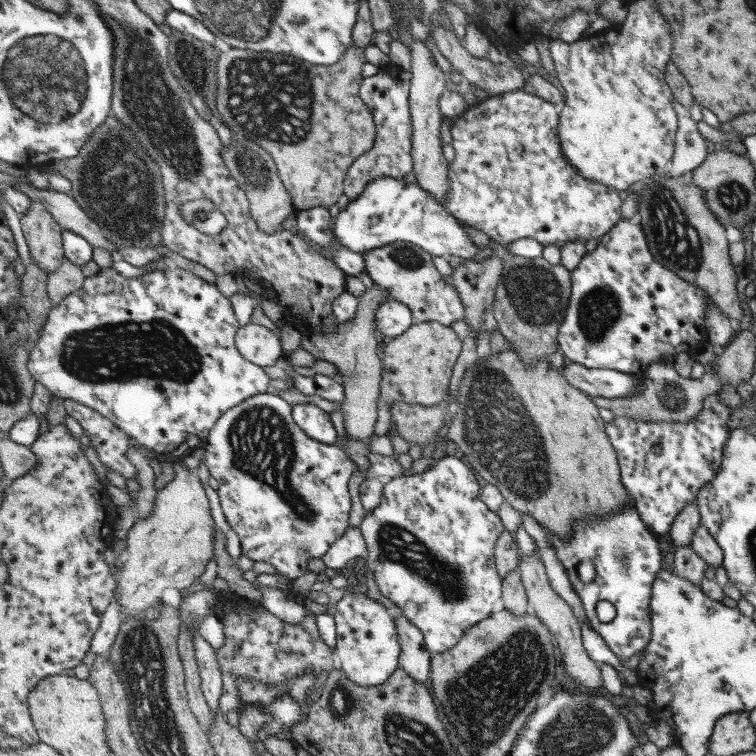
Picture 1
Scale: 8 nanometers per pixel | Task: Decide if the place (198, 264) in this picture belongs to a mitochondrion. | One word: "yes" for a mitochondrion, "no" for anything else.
no

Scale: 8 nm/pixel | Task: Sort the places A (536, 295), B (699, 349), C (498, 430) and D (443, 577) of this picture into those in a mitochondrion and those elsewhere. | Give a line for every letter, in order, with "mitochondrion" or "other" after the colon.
A: mitochondrion
B: other
C: mitochondrion
D: mitochondrion

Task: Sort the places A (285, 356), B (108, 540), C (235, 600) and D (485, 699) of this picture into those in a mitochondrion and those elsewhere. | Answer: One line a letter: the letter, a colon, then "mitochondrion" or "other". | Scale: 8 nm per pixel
A: other
B: other
C: other
D: mitochondrion

